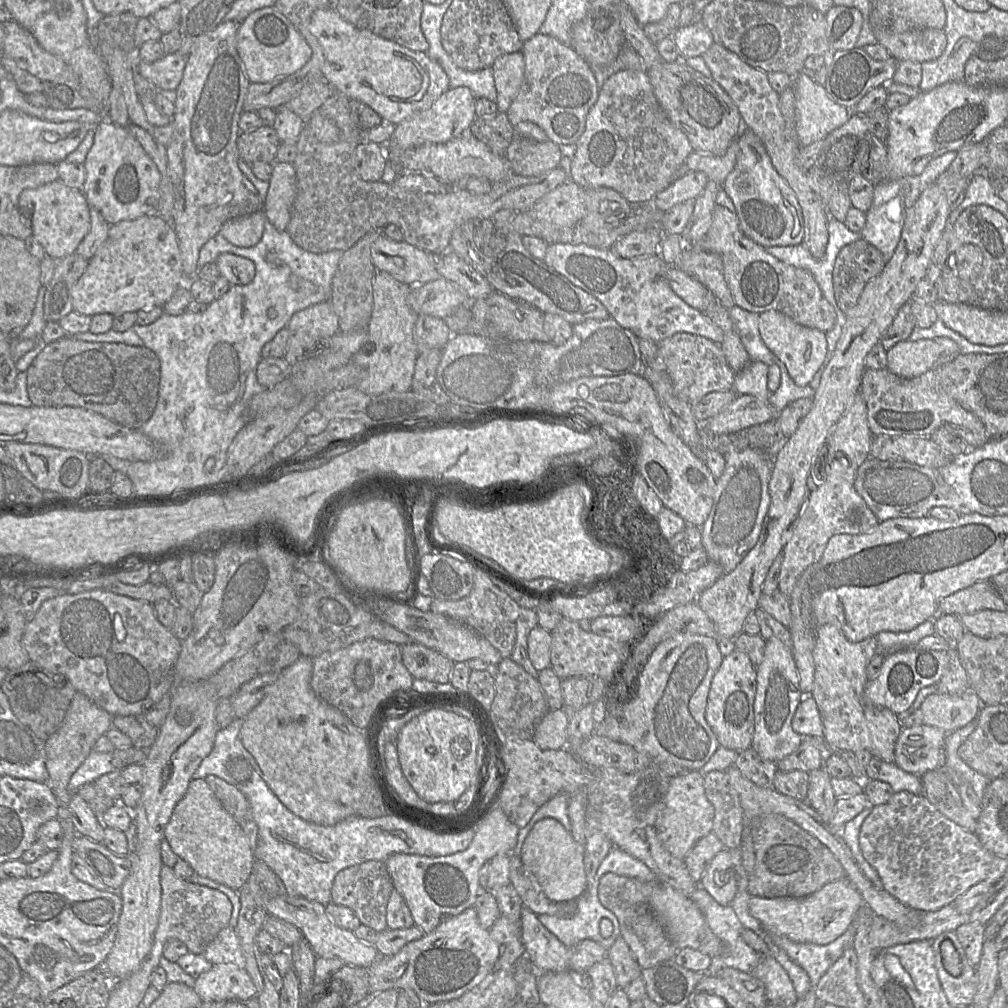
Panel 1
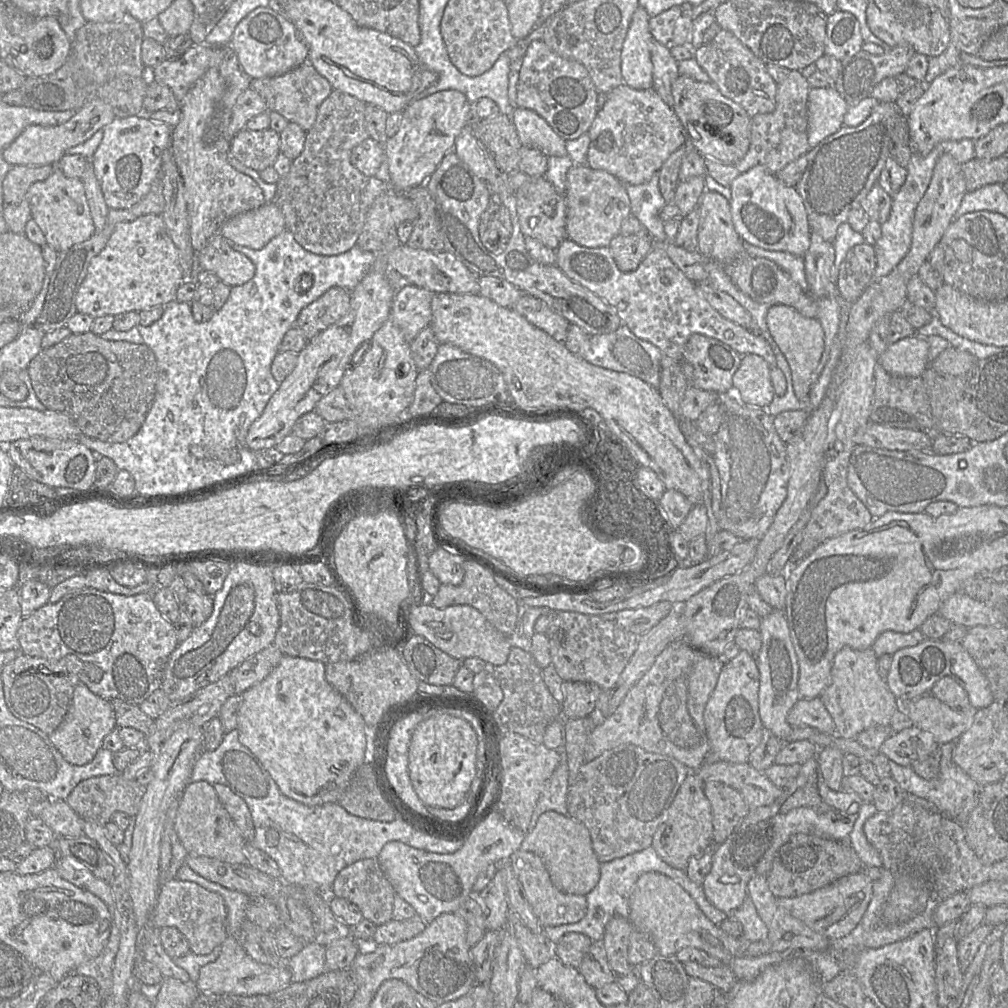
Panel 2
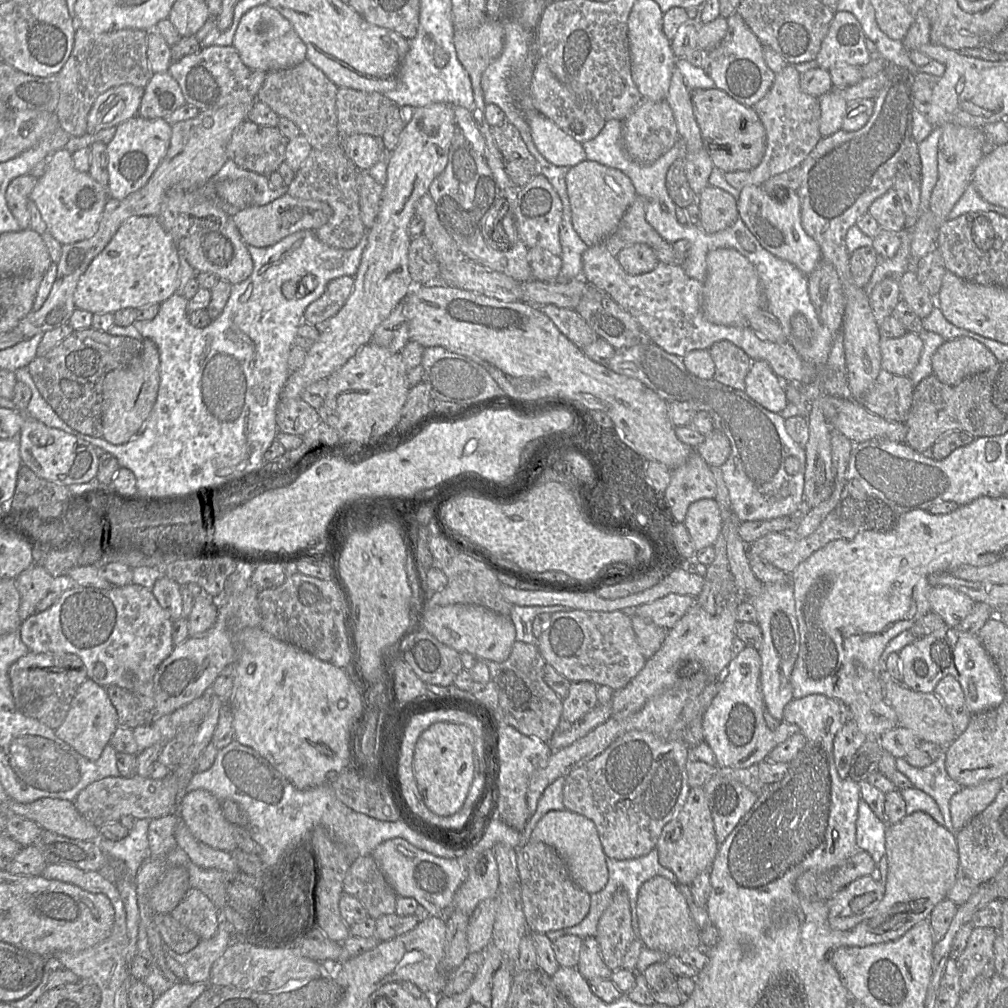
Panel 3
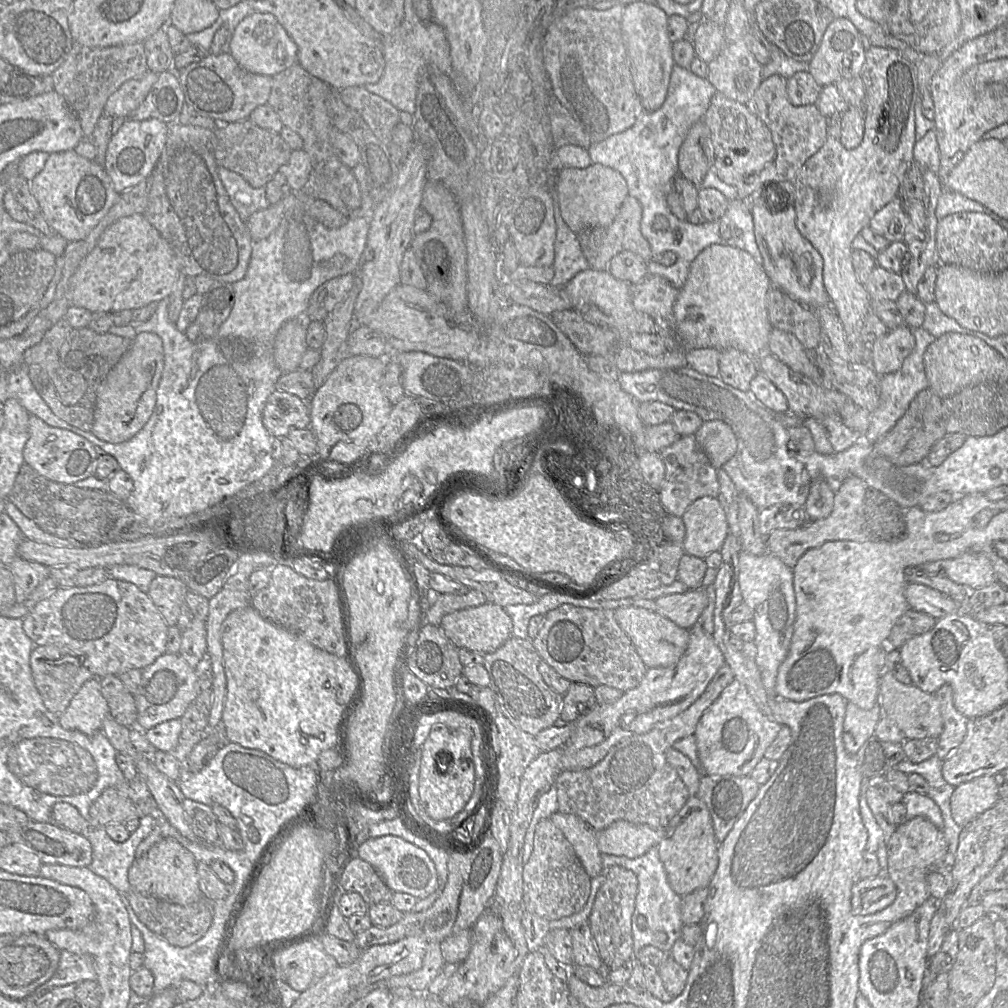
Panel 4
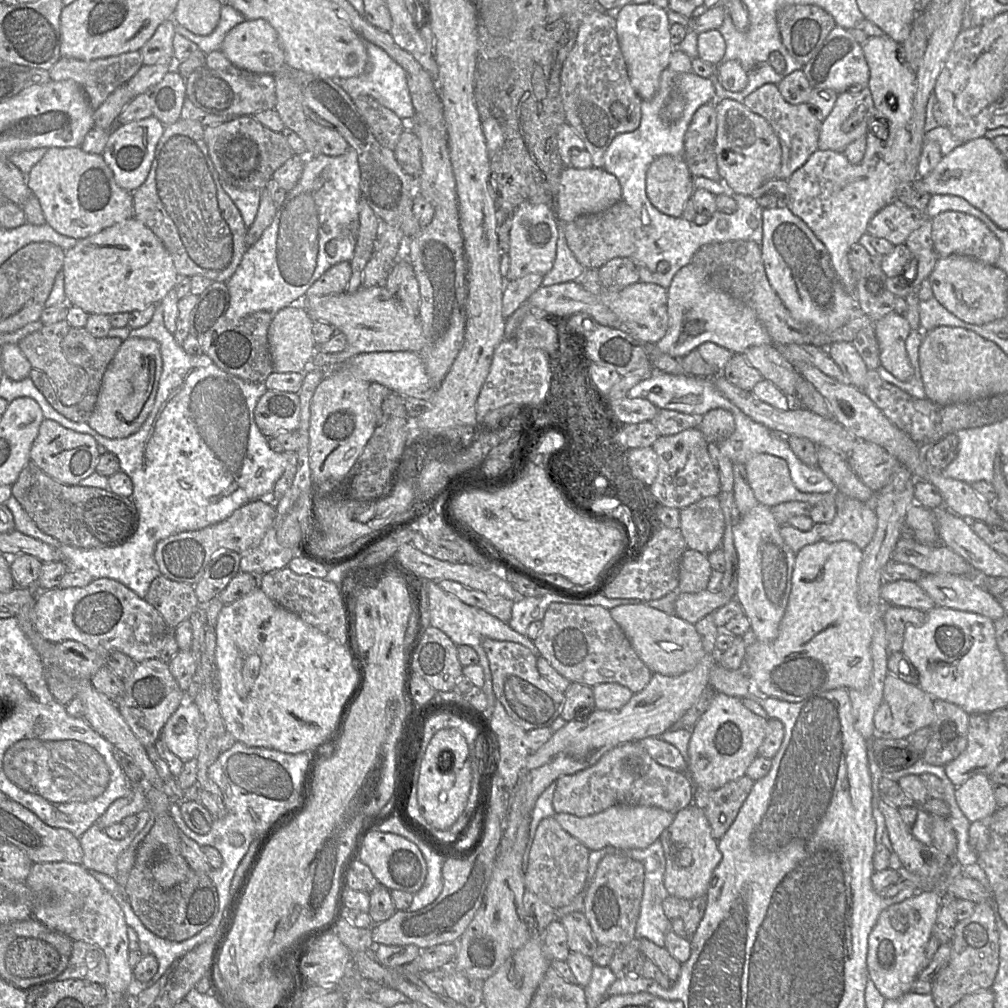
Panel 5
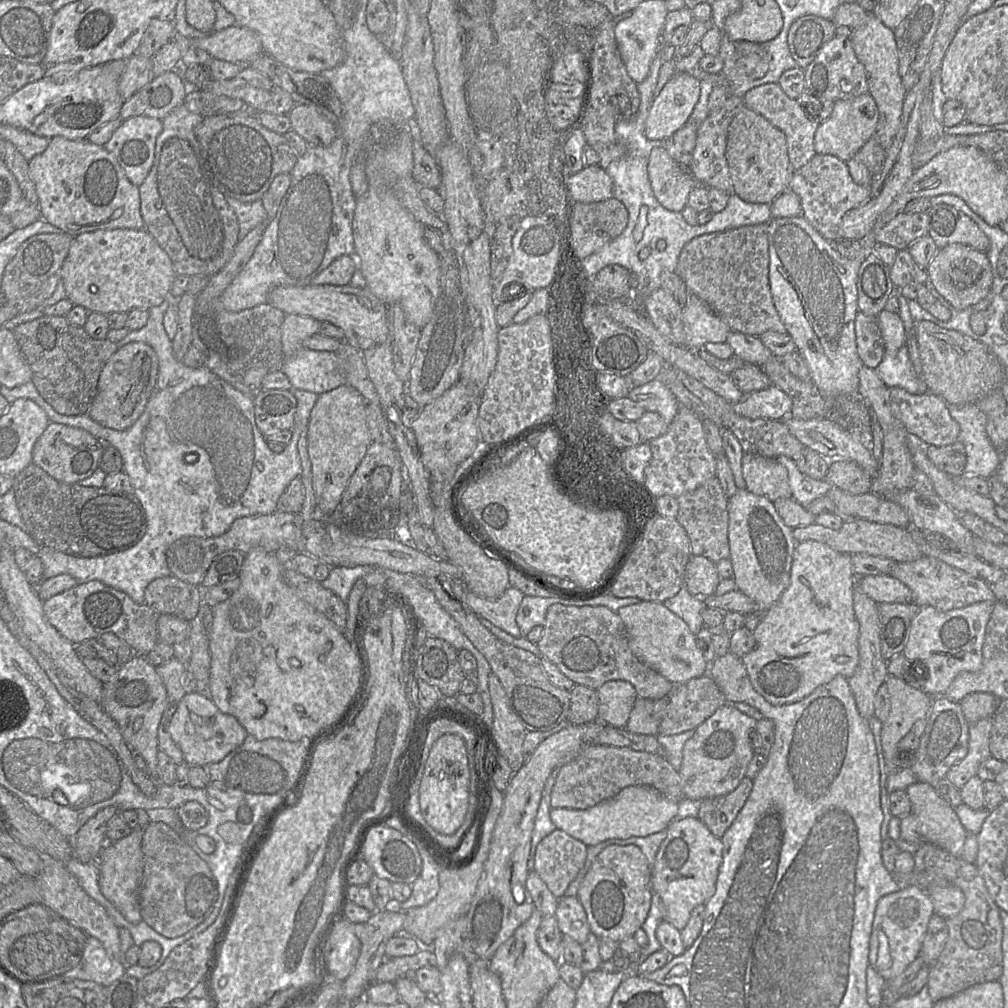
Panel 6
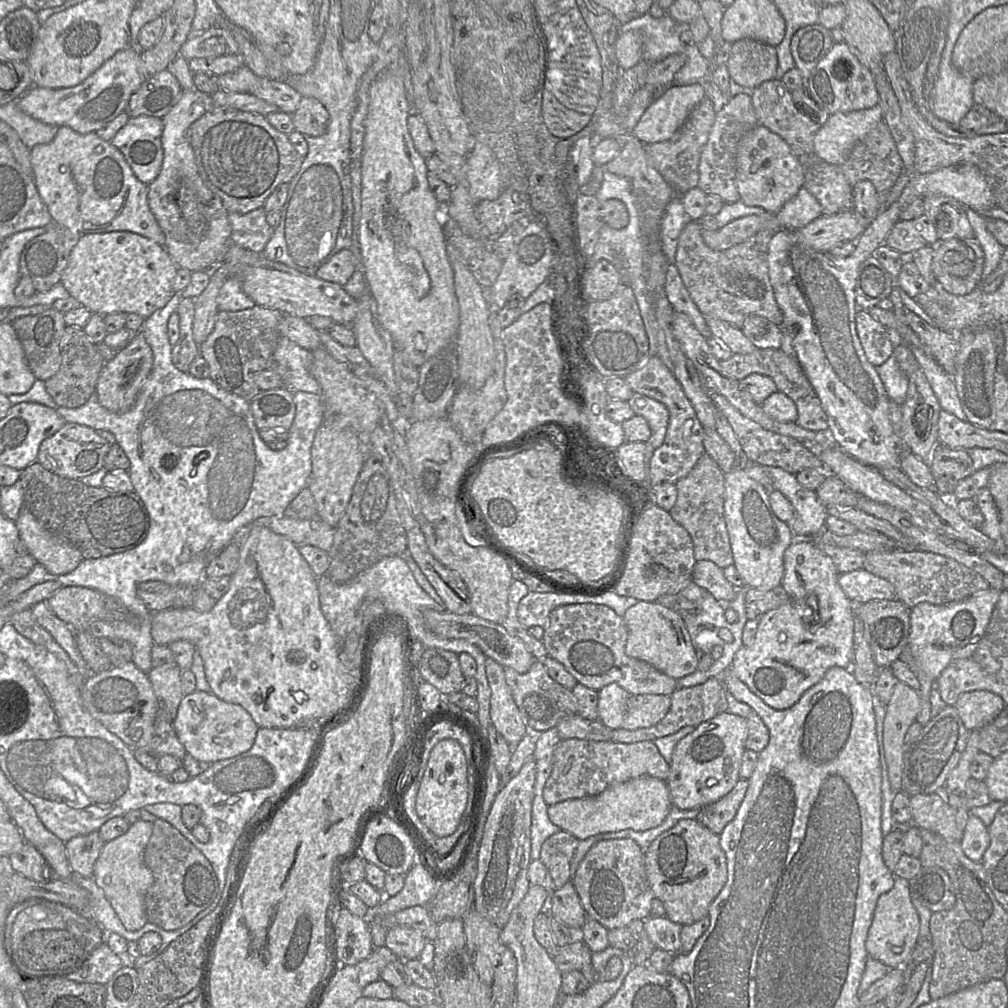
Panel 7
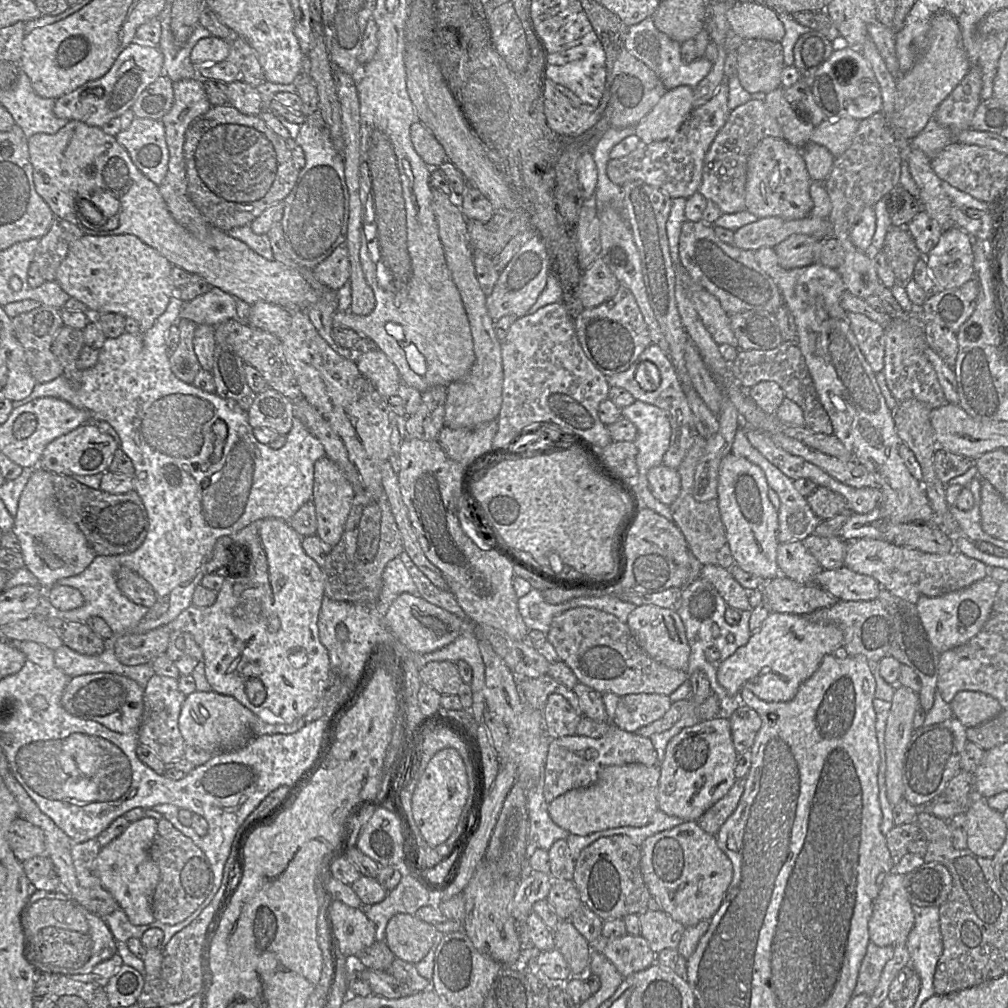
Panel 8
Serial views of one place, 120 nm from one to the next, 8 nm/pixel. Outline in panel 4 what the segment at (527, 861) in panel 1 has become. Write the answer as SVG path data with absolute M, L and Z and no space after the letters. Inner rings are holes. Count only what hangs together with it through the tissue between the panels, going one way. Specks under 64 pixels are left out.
M557 811L549 819L562 831L572 845L588 876L594 878L600 875L603 870L603 863L602 853L596 841L596 831L573 814Z

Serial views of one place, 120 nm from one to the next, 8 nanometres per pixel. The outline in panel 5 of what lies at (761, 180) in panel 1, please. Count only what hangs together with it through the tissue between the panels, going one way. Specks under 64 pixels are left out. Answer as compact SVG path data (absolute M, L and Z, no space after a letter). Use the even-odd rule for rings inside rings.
M788 206L767 207L763 209L762 227L761 252L767 279L791 316L822 331L834 331L848 322L859 309L857 300L844 290L833 268L827 248L806 223L795 216Z

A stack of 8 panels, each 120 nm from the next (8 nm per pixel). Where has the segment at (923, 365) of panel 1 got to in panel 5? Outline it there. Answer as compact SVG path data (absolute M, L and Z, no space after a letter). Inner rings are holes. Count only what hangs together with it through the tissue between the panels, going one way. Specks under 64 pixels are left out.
M894 311L874 323L879 347L880 366L898 380L907 382L913 377L913 368L905 350L905 341L911 328L904 317Z

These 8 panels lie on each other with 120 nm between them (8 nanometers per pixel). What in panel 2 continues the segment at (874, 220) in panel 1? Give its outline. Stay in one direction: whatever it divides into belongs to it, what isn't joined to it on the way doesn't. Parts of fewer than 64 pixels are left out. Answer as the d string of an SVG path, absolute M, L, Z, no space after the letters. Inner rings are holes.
M962 139L957 141L943 141L937 144L928 154L914 153L906 167L907 178L901 189L892 197L892 207L889 218L881 224L881 237L875 243L876 268L871 282L887 276L905 257L912 241L913 219L915 209L924 196L932 179L938 158L943 154L950 154L959 163L964 164L975 158L974 140Z

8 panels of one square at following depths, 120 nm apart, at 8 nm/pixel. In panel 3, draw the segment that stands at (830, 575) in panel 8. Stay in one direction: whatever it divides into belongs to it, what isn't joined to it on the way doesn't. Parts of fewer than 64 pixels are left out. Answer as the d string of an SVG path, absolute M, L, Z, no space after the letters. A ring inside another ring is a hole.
M931 587L928 599L931 611L950 627L958 627L975 603L967 595L950 587Z

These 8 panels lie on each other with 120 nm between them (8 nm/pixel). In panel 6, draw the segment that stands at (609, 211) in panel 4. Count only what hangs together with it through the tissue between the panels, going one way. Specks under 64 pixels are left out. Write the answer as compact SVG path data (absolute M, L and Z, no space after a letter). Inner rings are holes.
M599 165L584 167L572 173L566 184L571 203L600 202L613 197L613 182Z

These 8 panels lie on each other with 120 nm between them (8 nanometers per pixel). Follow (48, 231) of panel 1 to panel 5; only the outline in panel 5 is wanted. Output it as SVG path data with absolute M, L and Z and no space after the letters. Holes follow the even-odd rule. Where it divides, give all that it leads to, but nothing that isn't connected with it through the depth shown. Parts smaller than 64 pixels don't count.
M80 146L48 148L43 158L28 173L27 184L39 200L46 223L68 237L80 240L134 217L133 194L116 184L113 172L101 154L87 153Z

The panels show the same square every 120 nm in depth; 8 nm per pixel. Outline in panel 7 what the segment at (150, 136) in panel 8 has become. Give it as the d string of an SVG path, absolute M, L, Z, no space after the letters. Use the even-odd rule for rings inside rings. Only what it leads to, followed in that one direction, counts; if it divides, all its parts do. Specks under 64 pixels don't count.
M139 115L127 123L110 140L119 149L139 181L149 185L159 175L163 162L161 118Z

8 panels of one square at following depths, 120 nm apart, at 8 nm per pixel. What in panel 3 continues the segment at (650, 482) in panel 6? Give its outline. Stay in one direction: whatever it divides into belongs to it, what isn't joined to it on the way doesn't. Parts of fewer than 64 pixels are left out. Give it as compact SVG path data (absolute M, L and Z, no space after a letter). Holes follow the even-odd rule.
M696 450L682 465L671 470L671 481L663 496L678 523L684 523L688 507L693 502L715 499L716 483L710 466Z

